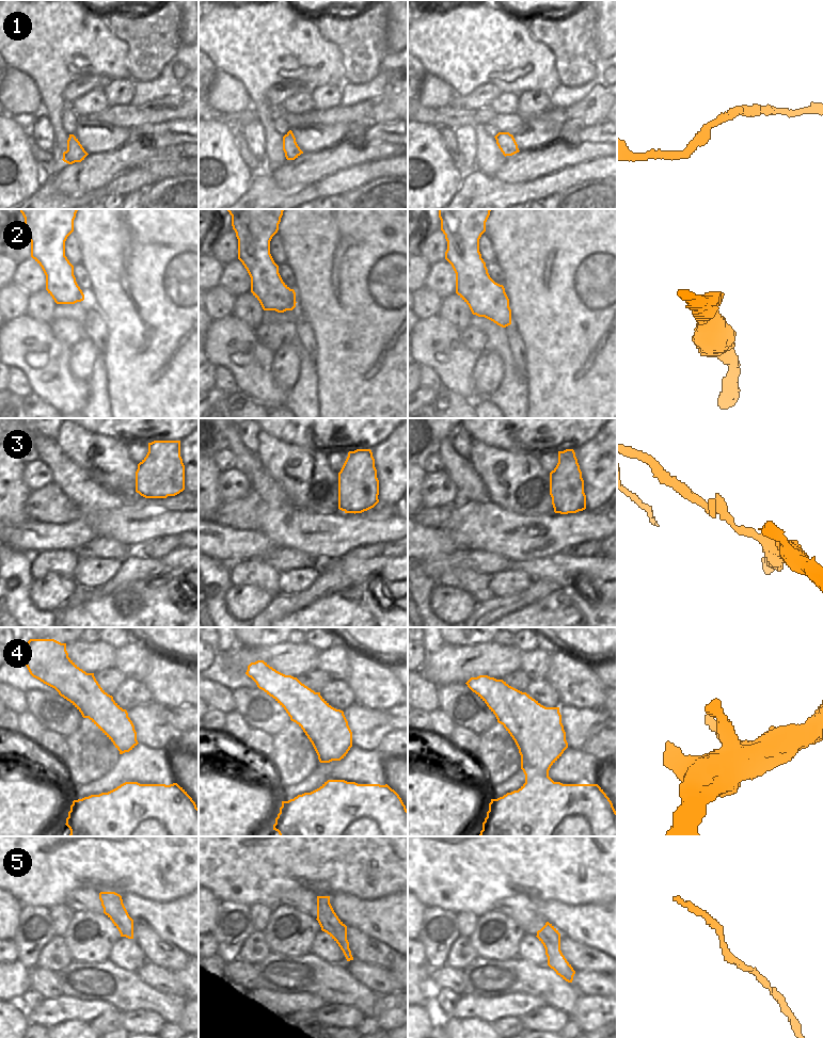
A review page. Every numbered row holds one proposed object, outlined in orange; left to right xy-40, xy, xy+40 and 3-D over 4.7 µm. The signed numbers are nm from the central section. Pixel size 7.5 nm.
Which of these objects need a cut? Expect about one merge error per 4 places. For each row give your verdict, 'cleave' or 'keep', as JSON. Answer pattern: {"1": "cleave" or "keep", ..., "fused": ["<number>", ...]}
{"1": "keep", "2": "keep", "3": "cleave", "4": "keep", "5": "keep", "fused": ["3"]}

